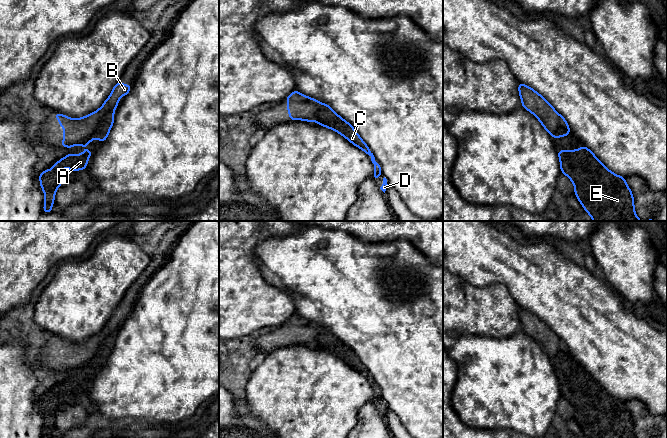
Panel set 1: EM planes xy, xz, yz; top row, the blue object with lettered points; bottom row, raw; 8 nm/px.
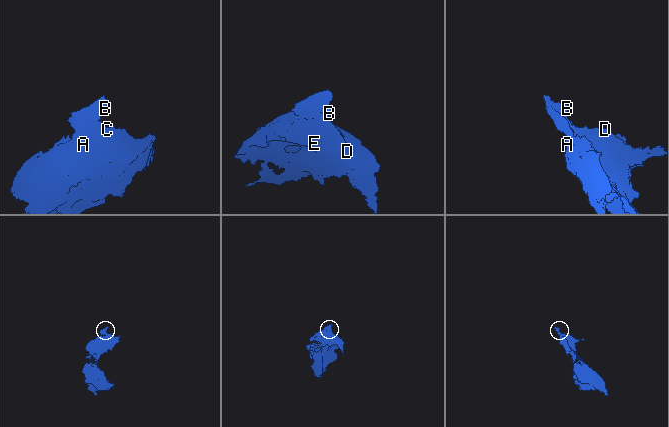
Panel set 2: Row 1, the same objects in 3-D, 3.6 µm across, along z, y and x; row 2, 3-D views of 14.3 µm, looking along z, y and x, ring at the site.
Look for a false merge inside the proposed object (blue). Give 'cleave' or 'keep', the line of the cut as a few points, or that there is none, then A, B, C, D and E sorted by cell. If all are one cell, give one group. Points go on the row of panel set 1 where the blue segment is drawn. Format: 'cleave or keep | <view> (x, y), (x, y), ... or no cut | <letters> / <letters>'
cleave | xy (113, 110), (102, 117), (90, 134), (67, 147) | A C D E / B

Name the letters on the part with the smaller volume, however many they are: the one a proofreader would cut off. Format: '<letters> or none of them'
B

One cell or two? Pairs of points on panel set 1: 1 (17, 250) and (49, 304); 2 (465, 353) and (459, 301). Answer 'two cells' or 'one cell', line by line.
1: two cells
2: two cells

